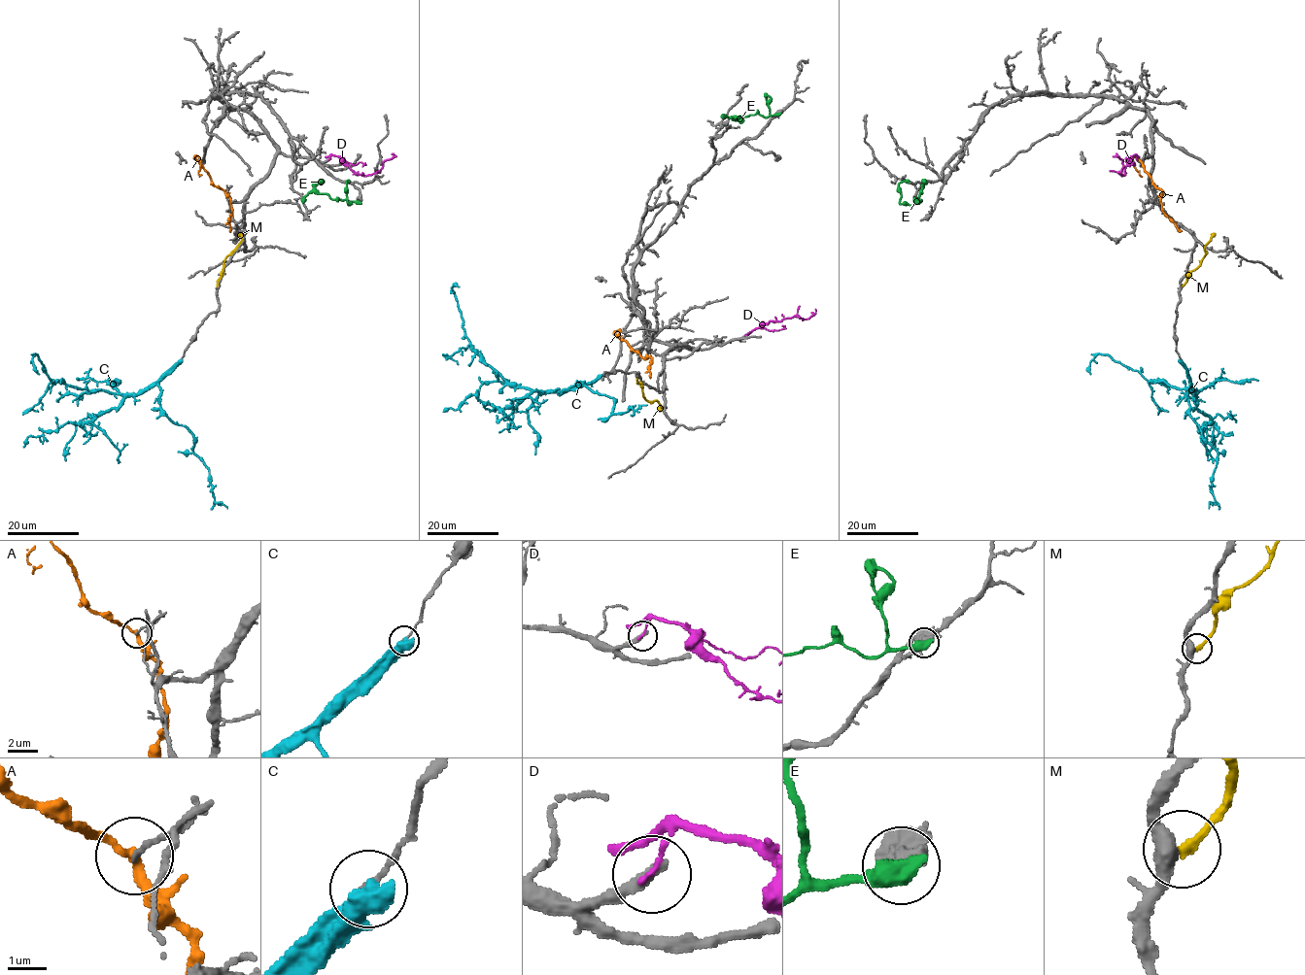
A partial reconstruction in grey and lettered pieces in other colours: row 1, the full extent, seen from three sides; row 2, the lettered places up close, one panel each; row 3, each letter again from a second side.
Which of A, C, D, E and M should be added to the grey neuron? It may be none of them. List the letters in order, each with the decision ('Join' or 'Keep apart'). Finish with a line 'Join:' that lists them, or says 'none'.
A: Keep apart
C: Keep apart
D: Keep apart
E: Keep apart
M: Keep apart
Join: none

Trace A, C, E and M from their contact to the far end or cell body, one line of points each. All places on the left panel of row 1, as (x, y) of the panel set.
A: (224, 191), (212, 184), (210, 176), (196, 155), (200, 159), (199, 177)
C: (180, 360), (137, 393), (77, 388), (52, 381), (35, 353), (33, 366), (39, 374)
E: (359, 202), (335, 200), (326, 193), (310, 191), (302, 203)
M: (217, 285), (224, 259), (242, 239), (237, 233)

